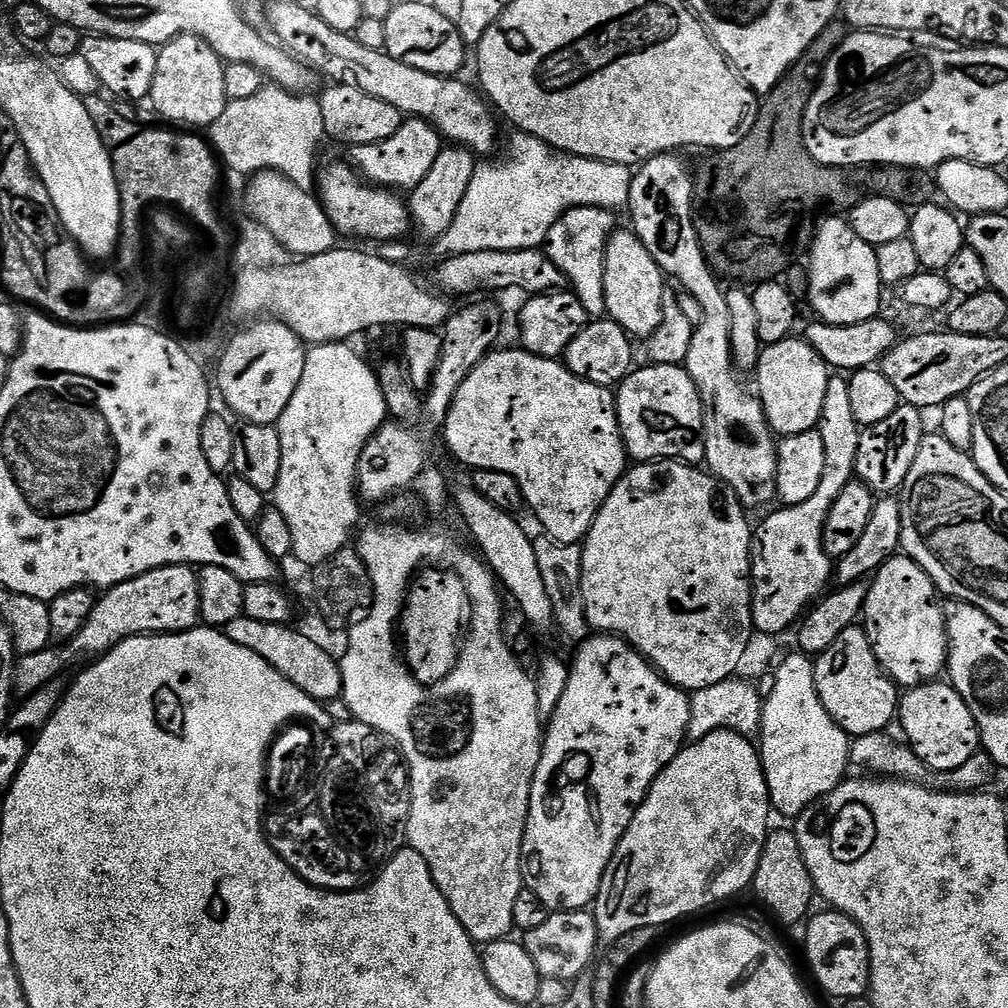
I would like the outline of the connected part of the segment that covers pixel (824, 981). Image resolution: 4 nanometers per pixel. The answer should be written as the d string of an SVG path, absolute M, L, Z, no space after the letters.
M835 910L824 911L828 912L817 911L807 921L809 924L804 932L804 948L808 951L808 964L812 967L817 982L830 995L841 996L841 1001L844 1002L863 997L869 991L872 979L870 950L866 938L849 916Z

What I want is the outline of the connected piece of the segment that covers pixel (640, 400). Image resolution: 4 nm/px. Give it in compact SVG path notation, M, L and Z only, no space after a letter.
M649 363L647 367L637 367L629 372L614 392L616 413L620 419L620 433L624 435L624 446L629 457L636 462L679 460L693 466L703 465L705 463L704 411L700 395L690 378L688 369L679 364Z

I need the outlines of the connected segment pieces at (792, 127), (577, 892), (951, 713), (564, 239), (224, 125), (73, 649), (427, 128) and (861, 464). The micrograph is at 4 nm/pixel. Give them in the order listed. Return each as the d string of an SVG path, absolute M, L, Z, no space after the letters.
M833 22L827 24L822 30L822 34L818 34L818 38L814 38L814 42L810 42L810 46L804 51L802 59L793 64L789 68L788 73L785 74L784 79L777 82L772 92L767 93L763 97L762 103L760 104L760 113L756 116L754 126L750 130L750 134L746 134L746 138L742 138L742 142L738 142L738 146L735 148L725 148L722 154L716 154L713 160L708 160L700 168L700 176L695 177L694 180L694 198L702 198L702 196L708 196L708 200L737 200L736 208L742 208L744 213L744 220L740 220L740 224L736 224L736 228L720 228L719 226L713 226L712 220L716 220L716 208L694 208L694 219L696 221L696 234L700 238L700 245L704 251L704 258L708 262L708 267L713 272L719 274L721 277L729 276L732 282L743 282L748 286L755 286L765 282L775 281L780 278L780 275L788 268L788 263L795 258L796 255L807 253L809 251L813 235L818 227L818 219L816 215L819 212L828 212L824 214L848 214L852 211L852 205L859 204L865 196L869 195L870 192L870 180L867 175L863 176L863 171L856 170L845 170L842 168L831 168L829 164L818 163L812 155L806 150L804 145L804 115L808 109L808 103L812 97L812 93L816 90L817 81L819 81L820 73L822 71L821 66L828 63L828 60L834 54L834 50L838 50L838 46L842 46L844 39L850 34L850 29L847 23L844 22Z
M592 634L588 639L583 641L579 645L580 648L576 652L576 657L570 660L570 667L568 670L568 681L566 682L566 688L562 694L562 698L558 702L558 706L554 710L554 714L547 717L546 727L543 729L544 733L544 749L540 755L540 761L536 767L536 773L534 774L534 782L530 786L530 810L528 811L528 821L526 822L526 830L524 831L524 837L522 838L522 854L520 855L520 870L524 874L524 887L529 888L534 894L538 894L538 898L542 898L542 902L552 912L578 912L587 909L589 905L593 903L600 889L600 883L602 878L606 874L606 866L610 866L610 858L614 854L614 850L618 846L620 839L626 834L626 830L630 826L630 822L634 818L634 814L638 810L638 806L646 798L646 794L650 790L650 786L654 782L654 778L658 778L658 774L673 760L678 753L680 753L682 745L685 743L688 736L688 724L692 721L692 701L689 693L685 692L683 688L675 688L673 684L669 684L635 648L627 640L621 640L620 637L611 634Z
M929 682L920 684L916 688L907 689L900 697L900 707L898 709L898 725L904 731L903 739L908 747L912 748L914 754L918 756L928 766L934 770L948 771L955 770L958 766L965 765L976 752L981 751L980 731L974 722L974 714L970 714L970 706L962 702L958 690L952 688L951 683Z
M572 208L551 226L542 245L550 262L558 266L572 295L582 302L589 318L600 318L608 311L604 293L604 255L608 240L617 231L616 216L600 208Z
M265 86L251 98L229 100L226 110L222 110L218 122L214 122L210 129L211 147L225 169L228 167L232 172L241 172L245 178L258 172L281 172L294 187L303 190L313 187L314 177L318 172L316 151L325 140L319 99L312 94L293 94L275 86Z
M186 564L155 568L138 578L107 589L97 599L90 618L73 640L59 646L49 646L37 653L21 655L12 676L12 687L17 697L33 696L42 686L59 681L64 668L79 660L99 658L132 636L186 632L200 623L200 577L197 569Z
M415 118L405 119L403 126L394 134L394 138L386 138L381 144L357 144L351 149L351 163L358 169L361 177L373 185L389 190L411 190L430 174L430 166L438 158L442 147L442 137L431 124Z
M901 403L899 408L877 424L869 424L861 431L858 458L856 459L856 476L873 494L896 494L904 487L906 474L914 466L918 446L924 441L925 413L912 404Z

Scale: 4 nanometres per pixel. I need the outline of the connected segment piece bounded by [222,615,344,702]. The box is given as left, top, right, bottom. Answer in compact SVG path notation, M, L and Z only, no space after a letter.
M243 615L234 618L234 622L225 624L222 631L230 642L242 646L246 650L254 650L258 658L270 662L282 678L294 682L298 690L310 694L310 698L321 702L341 699L344 691L340 661L331 656L316 640L311 640L304 632L295 632L295 627L287 624L271 624L270 622L254 622L254 618Z

